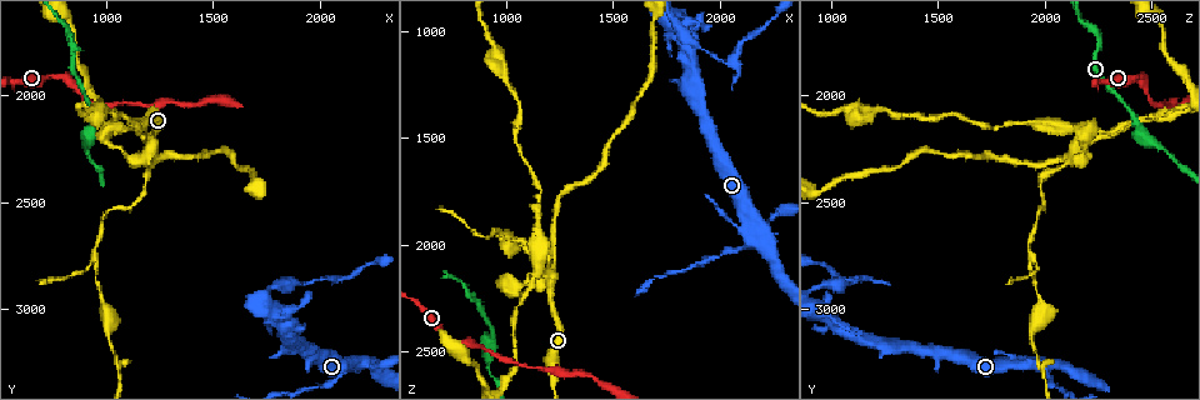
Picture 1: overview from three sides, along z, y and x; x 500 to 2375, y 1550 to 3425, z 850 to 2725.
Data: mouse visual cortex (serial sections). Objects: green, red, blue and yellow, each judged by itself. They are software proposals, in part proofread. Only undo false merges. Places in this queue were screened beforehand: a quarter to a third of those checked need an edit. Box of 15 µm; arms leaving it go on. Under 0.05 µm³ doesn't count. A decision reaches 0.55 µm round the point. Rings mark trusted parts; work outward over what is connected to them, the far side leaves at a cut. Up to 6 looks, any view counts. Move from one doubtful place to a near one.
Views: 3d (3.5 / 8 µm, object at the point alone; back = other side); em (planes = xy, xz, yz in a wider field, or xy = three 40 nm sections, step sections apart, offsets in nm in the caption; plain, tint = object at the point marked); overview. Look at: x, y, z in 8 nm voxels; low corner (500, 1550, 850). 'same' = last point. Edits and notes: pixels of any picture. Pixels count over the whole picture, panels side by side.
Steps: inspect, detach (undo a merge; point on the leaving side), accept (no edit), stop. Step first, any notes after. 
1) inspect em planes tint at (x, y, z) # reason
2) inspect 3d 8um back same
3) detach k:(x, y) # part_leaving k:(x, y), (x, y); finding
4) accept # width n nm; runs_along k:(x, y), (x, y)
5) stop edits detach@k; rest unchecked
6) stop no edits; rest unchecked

inspect em xy step 3 tint at (830, 1730, 2260) # abrupt turn

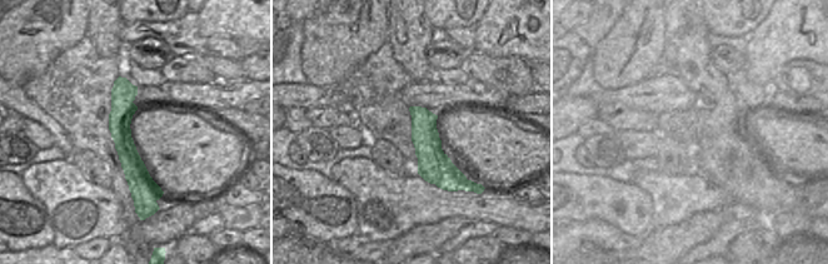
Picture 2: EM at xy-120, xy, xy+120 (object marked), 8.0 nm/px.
inspect 3d 3.5um back same

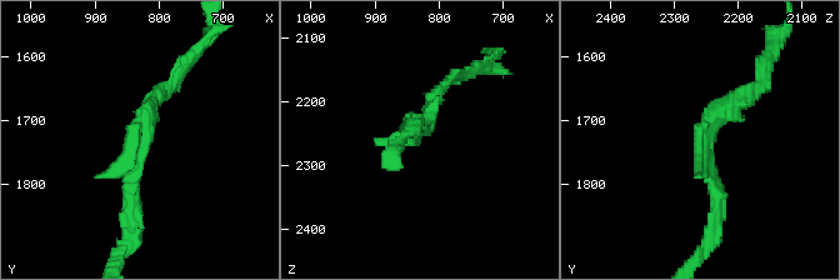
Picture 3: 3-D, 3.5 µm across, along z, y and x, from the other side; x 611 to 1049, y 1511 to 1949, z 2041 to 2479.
accept # width 220 nm; runs_along 3:(718, 210), (698, 130), (755, 91); one cell here

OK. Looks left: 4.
inspect 3d 3.5um at (1220, 2260, 2150) # four or more arms meet

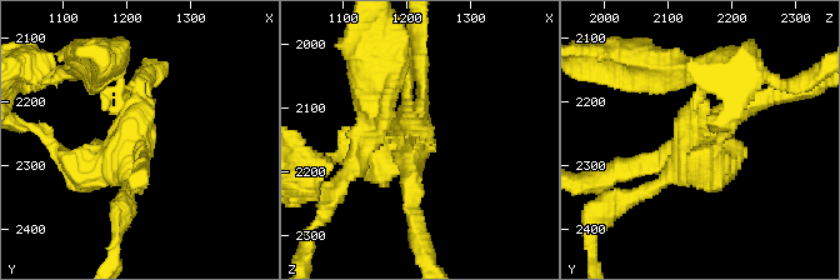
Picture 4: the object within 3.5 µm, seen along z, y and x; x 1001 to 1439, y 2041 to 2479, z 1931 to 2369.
inspect em xy step 5 tint at (1215, 2250, 2145)

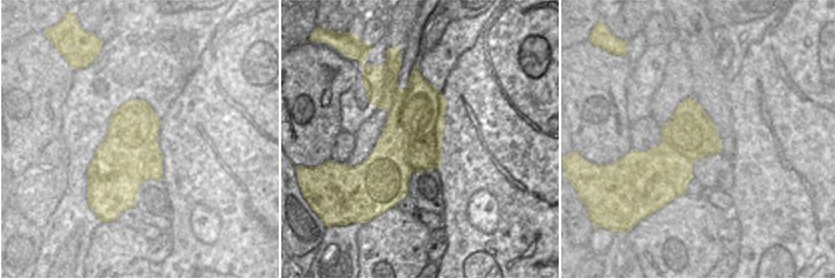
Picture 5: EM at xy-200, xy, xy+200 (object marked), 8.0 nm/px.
detach 4:(93, 168) # width 500 nm; part_leaving 4:(134, 133), (103, 94), (99, 68); two cells meet here

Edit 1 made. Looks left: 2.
inspect em planes tint at (2090, 3310, 2020) # calibre changes

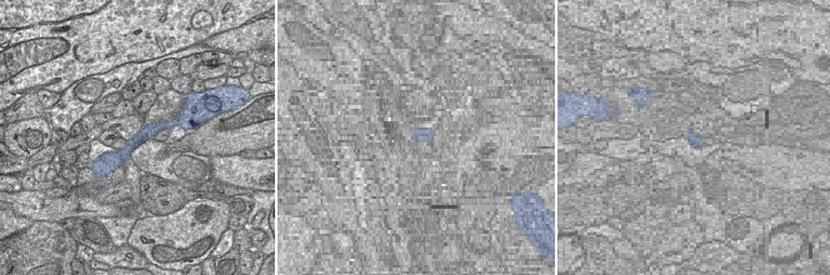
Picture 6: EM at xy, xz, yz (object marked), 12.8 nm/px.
inspect 3d 3.5um same # see where the arms go

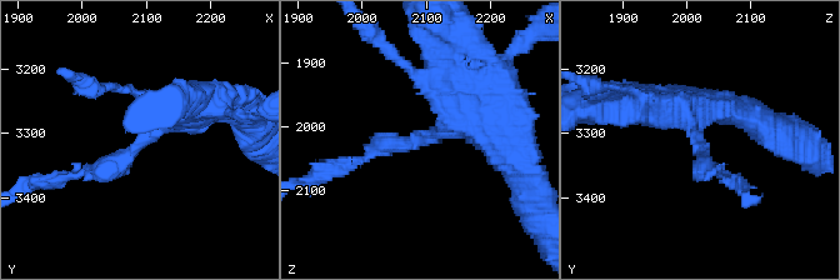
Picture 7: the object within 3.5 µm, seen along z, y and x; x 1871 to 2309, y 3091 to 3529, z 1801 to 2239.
accept # runs_along 7:(460, 96), (449, 129), (345, 166); one cell here

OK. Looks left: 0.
stop edits detach@4; rest unchecked

